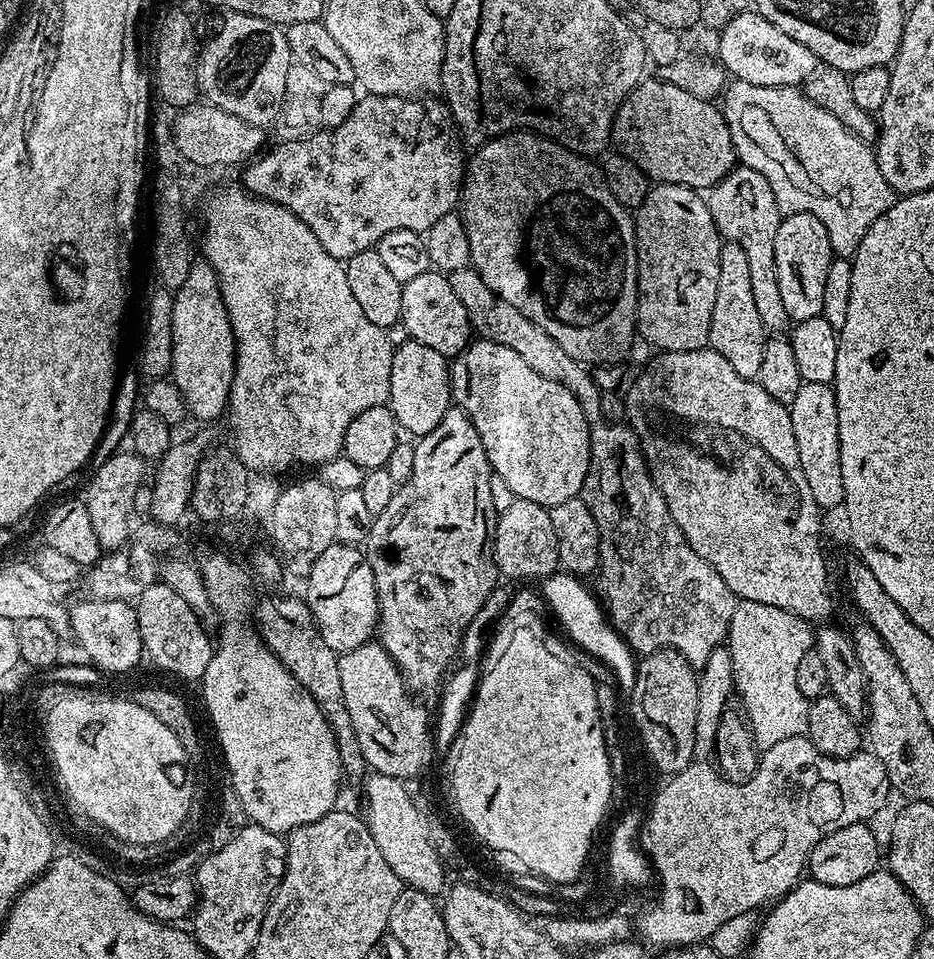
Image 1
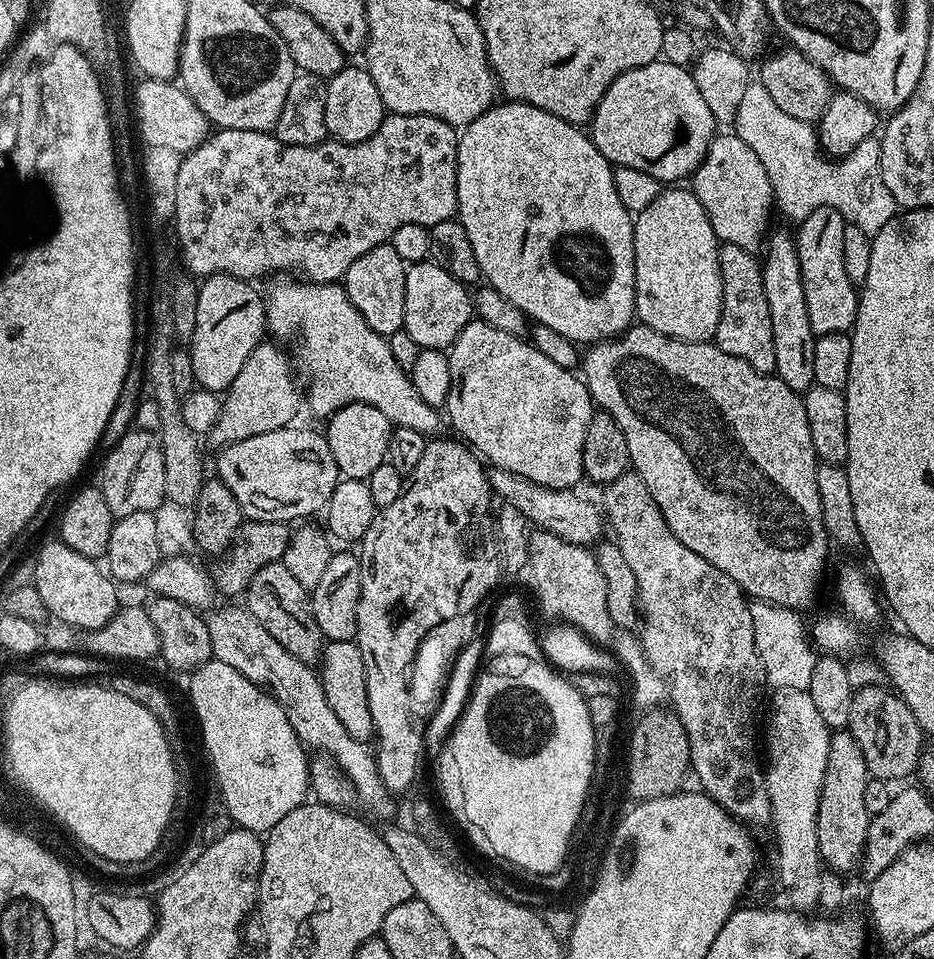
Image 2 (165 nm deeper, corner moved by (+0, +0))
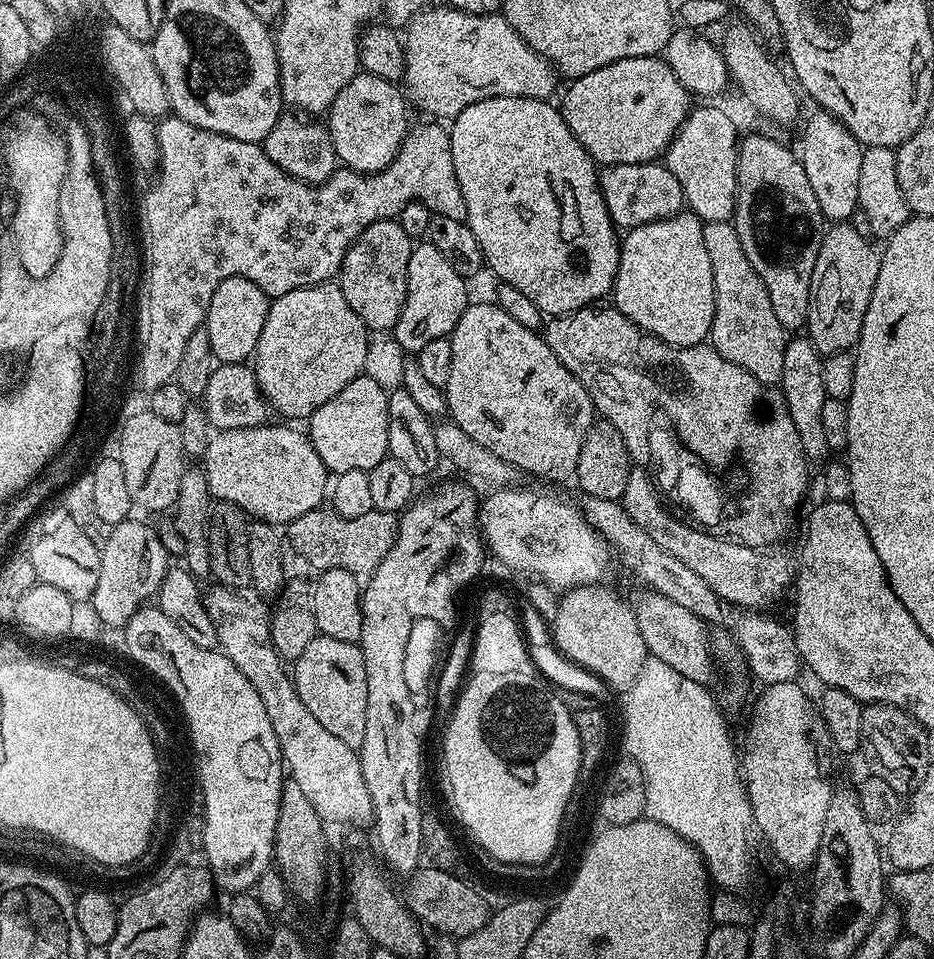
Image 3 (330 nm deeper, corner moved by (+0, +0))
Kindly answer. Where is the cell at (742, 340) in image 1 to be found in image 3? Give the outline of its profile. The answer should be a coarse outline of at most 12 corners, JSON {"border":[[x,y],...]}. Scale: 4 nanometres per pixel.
{"border":[[735,223],[705,224],[711,347],[779,385],[789,337]]}

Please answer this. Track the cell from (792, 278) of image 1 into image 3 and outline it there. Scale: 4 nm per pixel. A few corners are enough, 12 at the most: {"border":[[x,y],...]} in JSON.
{"border":[[851,222],[825,231],[806,335],[855,349],[880,252]]}

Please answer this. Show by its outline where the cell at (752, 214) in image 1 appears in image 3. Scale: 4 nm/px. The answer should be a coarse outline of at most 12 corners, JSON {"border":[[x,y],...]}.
{"border":[[720,108],[689,111],[662,162],[705,224],[736,215],[740,145]]}

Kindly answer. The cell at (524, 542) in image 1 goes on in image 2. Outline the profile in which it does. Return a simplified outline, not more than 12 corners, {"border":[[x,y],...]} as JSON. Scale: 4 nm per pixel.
{"border":[[536,530],[526,576],[549,621],[614,627],[591,547]]}

